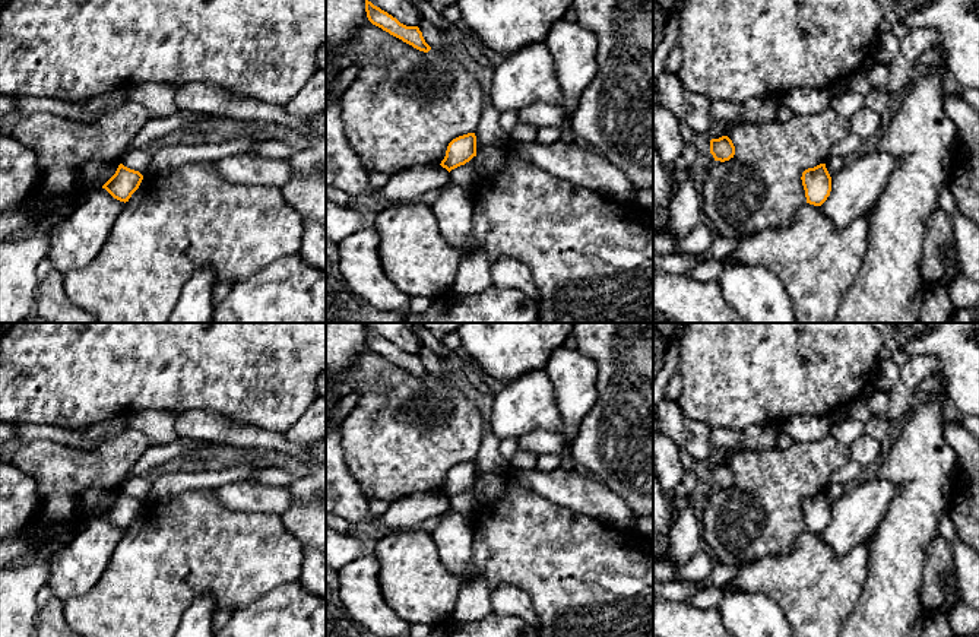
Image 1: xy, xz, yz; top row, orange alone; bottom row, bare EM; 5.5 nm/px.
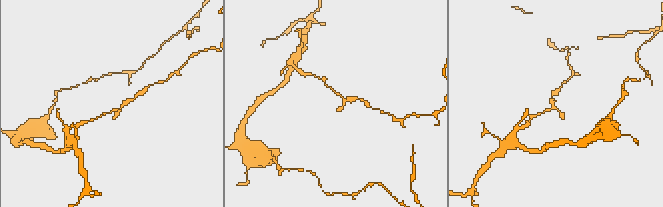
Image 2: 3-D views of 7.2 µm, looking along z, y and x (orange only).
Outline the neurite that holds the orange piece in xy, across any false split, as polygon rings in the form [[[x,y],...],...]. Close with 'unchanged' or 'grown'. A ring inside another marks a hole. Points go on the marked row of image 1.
[[[120,164],[115,174],[102,186],[102,188],[105,188],[114,199],[126,203],[139,188],[142,180],[143,175],[139,171]]]; unchanged

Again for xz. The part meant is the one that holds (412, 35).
[[[365,0],[365,12],[368,20],[389,32],[390,35],[402,39],[403,42],[412,45],[414,48],[428,53],[431,47],[425,42],[422,32],[418,26],[406,26],[400,23],[396,18],[374,6],[371,1]]]; unchanged

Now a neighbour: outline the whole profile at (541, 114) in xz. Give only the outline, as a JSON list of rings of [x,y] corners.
[[[535,101],[527,107],[517,111],[520,123],[541,127],[564,127],[570,123],[570,115],[567,115],[558,105],[552,105],[544,101]]]

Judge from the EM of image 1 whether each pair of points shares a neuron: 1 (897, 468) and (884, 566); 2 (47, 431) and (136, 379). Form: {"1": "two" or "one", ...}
{"1": "one", "2": "two"}

